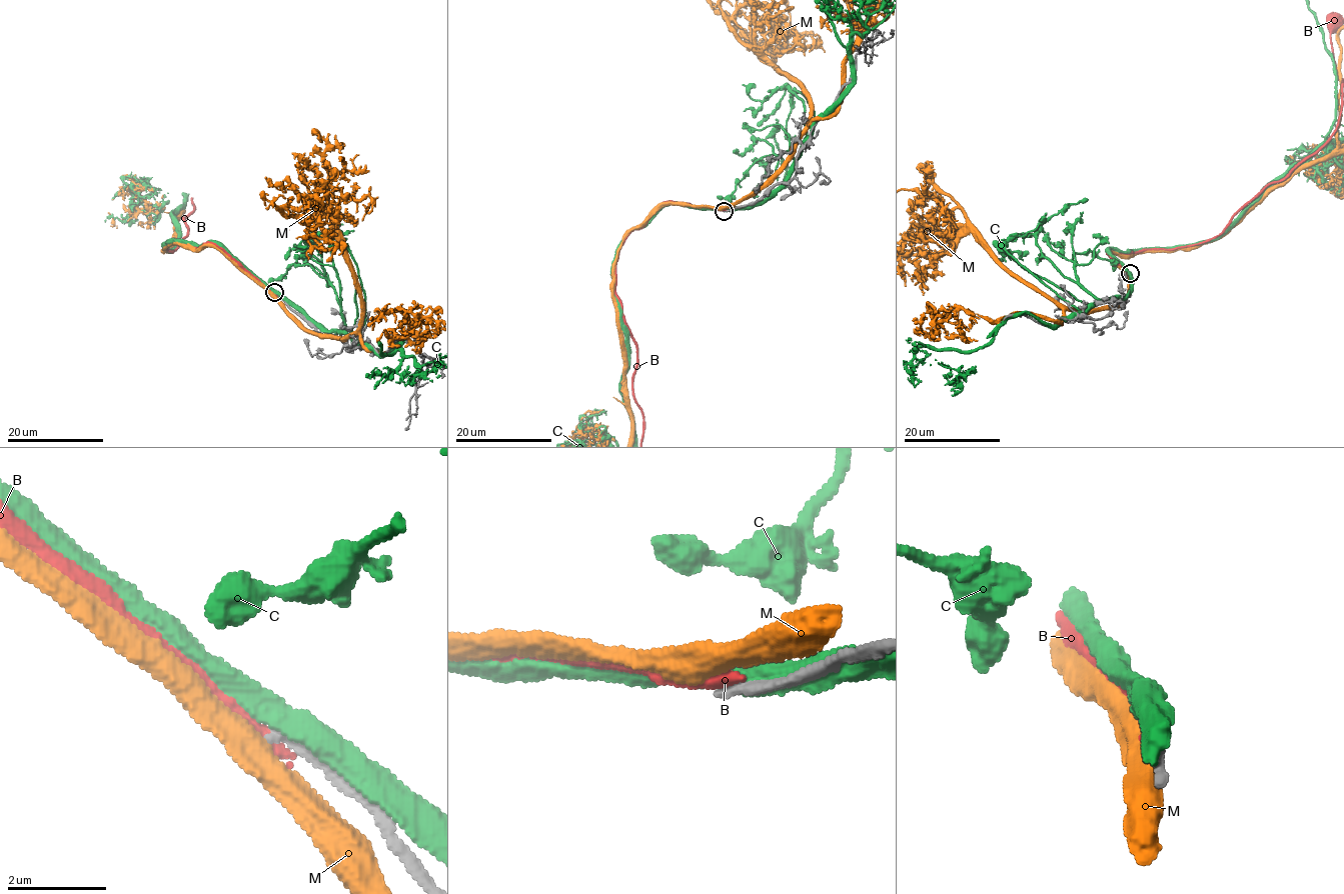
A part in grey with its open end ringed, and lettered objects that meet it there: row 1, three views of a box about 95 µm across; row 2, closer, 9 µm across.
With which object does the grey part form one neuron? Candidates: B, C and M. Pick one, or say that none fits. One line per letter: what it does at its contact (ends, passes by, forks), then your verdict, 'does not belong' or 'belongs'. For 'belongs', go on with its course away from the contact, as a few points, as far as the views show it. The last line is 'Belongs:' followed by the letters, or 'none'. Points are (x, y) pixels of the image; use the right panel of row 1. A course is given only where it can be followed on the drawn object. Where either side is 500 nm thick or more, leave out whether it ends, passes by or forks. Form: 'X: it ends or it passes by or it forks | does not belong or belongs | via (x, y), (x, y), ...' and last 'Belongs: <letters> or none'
B: it ends | does not belong
C: it passes by | does not belong
M: it passes by | does not belong
Belongs: none

